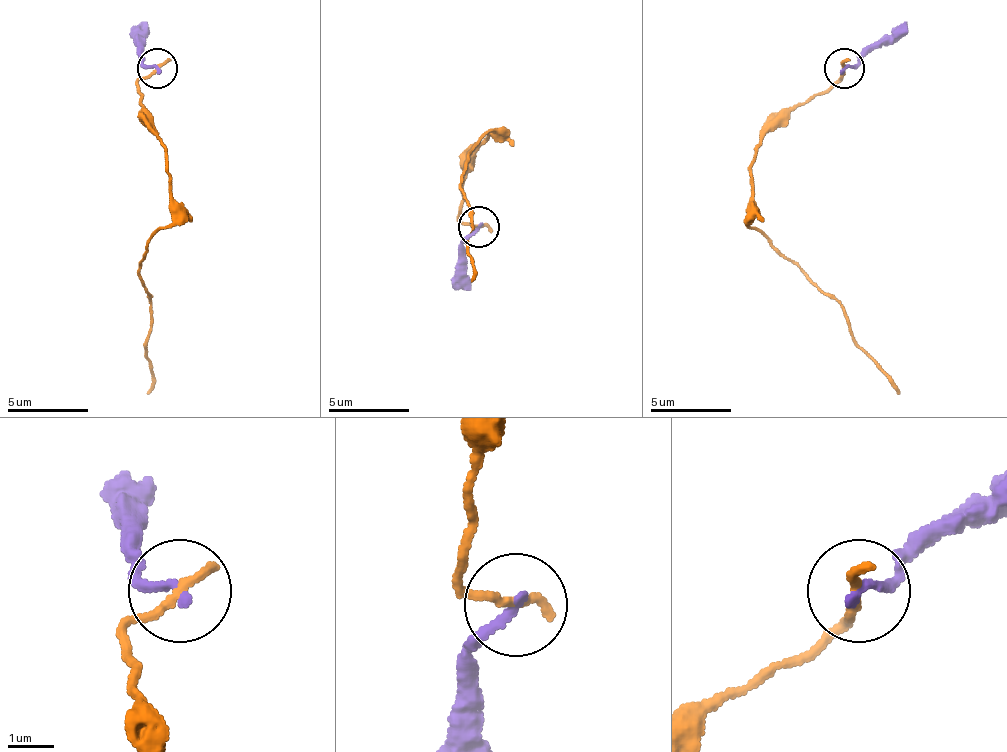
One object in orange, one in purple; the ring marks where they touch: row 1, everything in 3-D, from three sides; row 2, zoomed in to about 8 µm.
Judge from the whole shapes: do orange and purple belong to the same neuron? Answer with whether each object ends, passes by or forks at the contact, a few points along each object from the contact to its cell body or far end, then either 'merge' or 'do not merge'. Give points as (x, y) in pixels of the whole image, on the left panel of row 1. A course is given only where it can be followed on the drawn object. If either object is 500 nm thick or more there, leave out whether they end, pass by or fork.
orange ends there; purple ends there; orange runs (156, 67), (136, 83), (168, 168), (168, 225), (140, 261), (152, 310), (148, 395); purple runs (156, 67), (144, 63), (144, 39), (132, 27); do not merge

